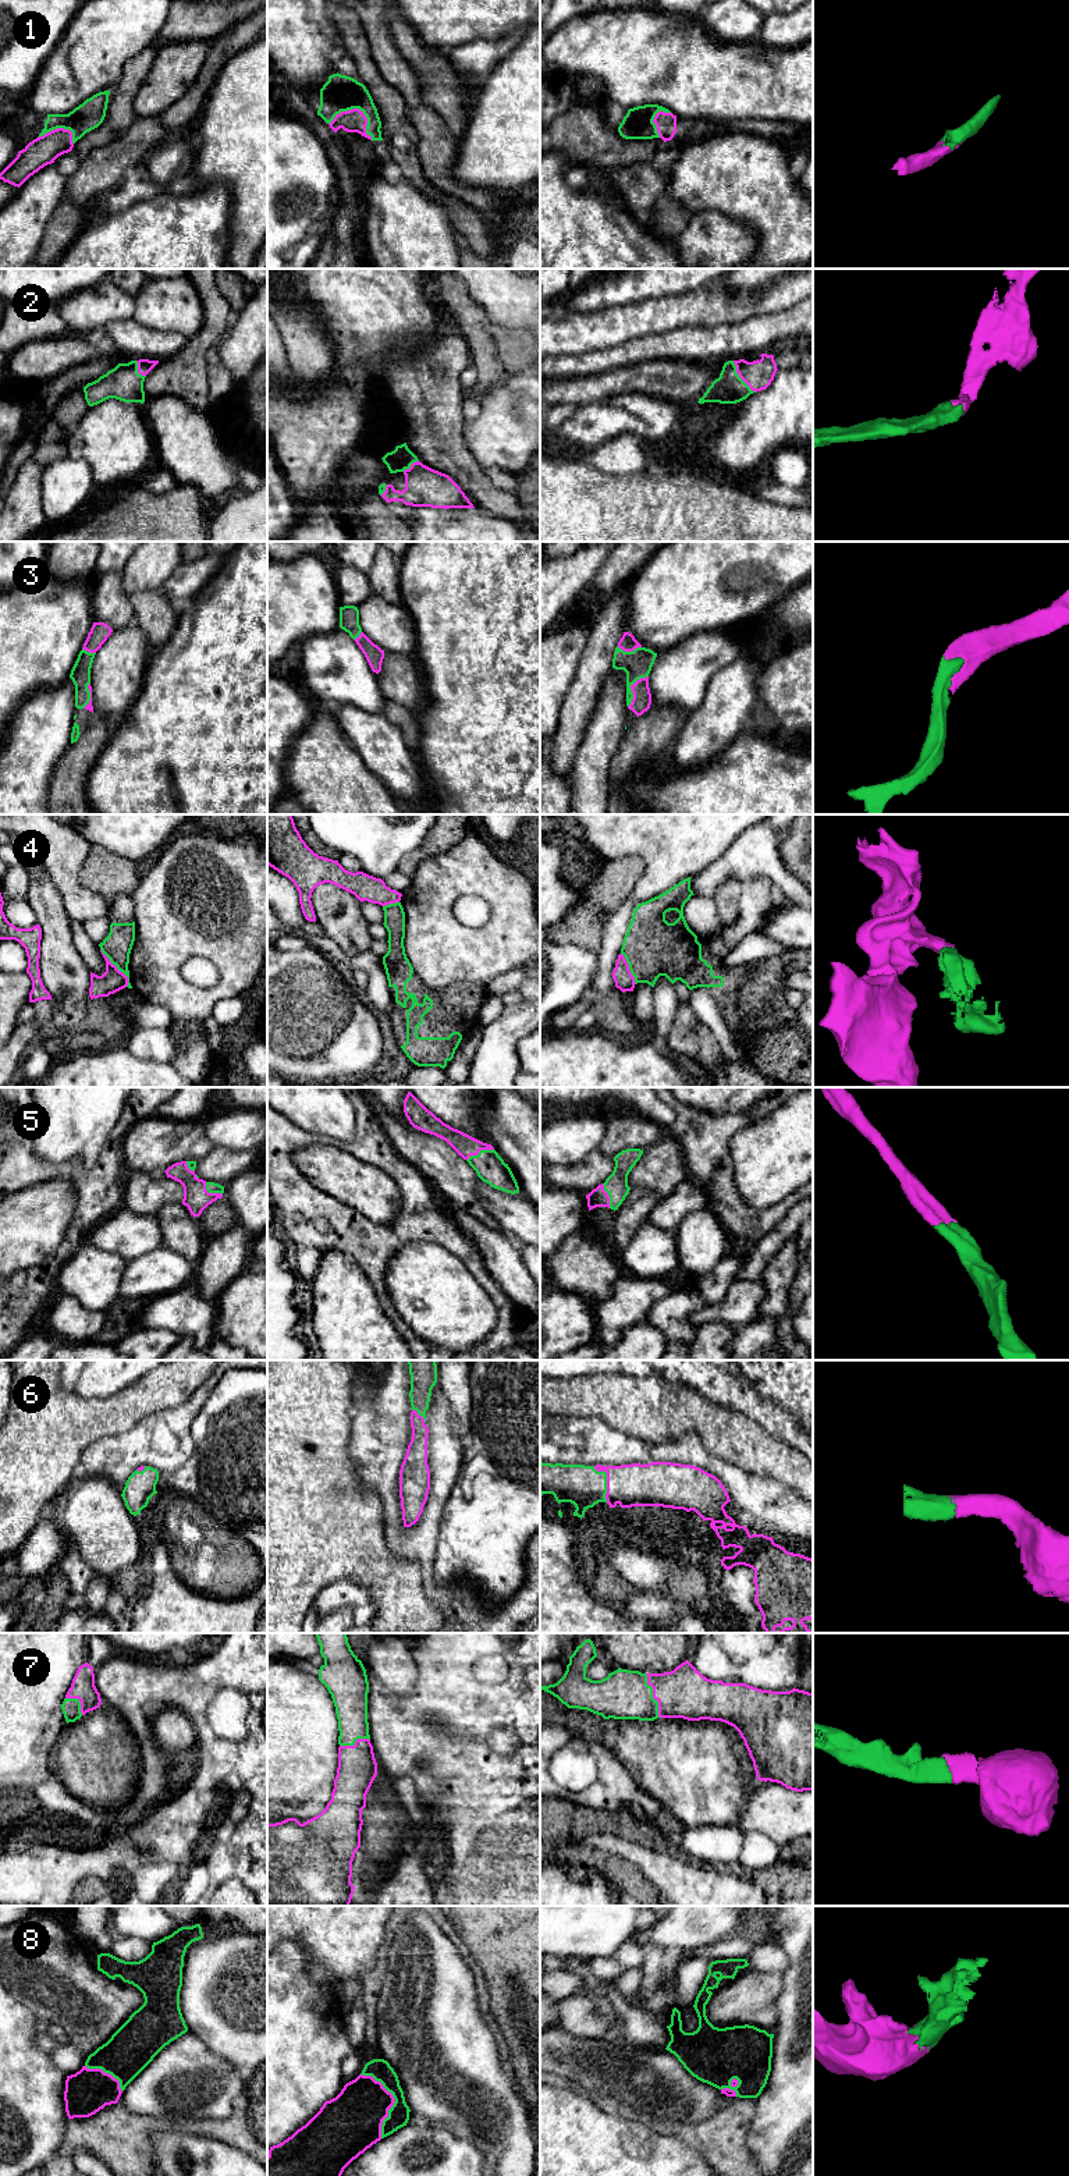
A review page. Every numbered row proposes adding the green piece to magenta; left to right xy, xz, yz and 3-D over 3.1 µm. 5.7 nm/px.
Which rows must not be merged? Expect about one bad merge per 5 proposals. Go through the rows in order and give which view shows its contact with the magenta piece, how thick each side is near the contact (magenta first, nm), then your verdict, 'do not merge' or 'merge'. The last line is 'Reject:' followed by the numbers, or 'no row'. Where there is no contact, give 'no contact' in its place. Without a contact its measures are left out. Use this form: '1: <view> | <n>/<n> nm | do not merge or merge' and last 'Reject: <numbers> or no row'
1: xz | 130/200 nm | merge
2: yz | 170/180 nm | merge
3: yz | 110/160 nm | merge
4: xy | 140/170 nm | do not merge
5: xz | 120/170 nm | merge
6: yz | 240/240 nm | merge
7: yz | 280/280 nm | merge
8: xz | 320/120 nm | merge
Reject: 4

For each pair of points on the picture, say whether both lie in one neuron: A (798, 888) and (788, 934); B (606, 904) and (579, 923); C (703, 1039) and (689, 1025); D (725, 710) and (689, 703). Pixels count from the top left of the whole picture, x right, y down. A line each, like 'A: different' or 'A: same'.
A: different
B: same
C: same
D: different

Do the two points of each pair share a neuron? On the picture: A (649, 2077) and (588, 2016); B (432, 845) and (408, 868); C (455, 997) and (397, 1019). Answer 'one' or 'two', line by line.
A: two
B: one
C: one

